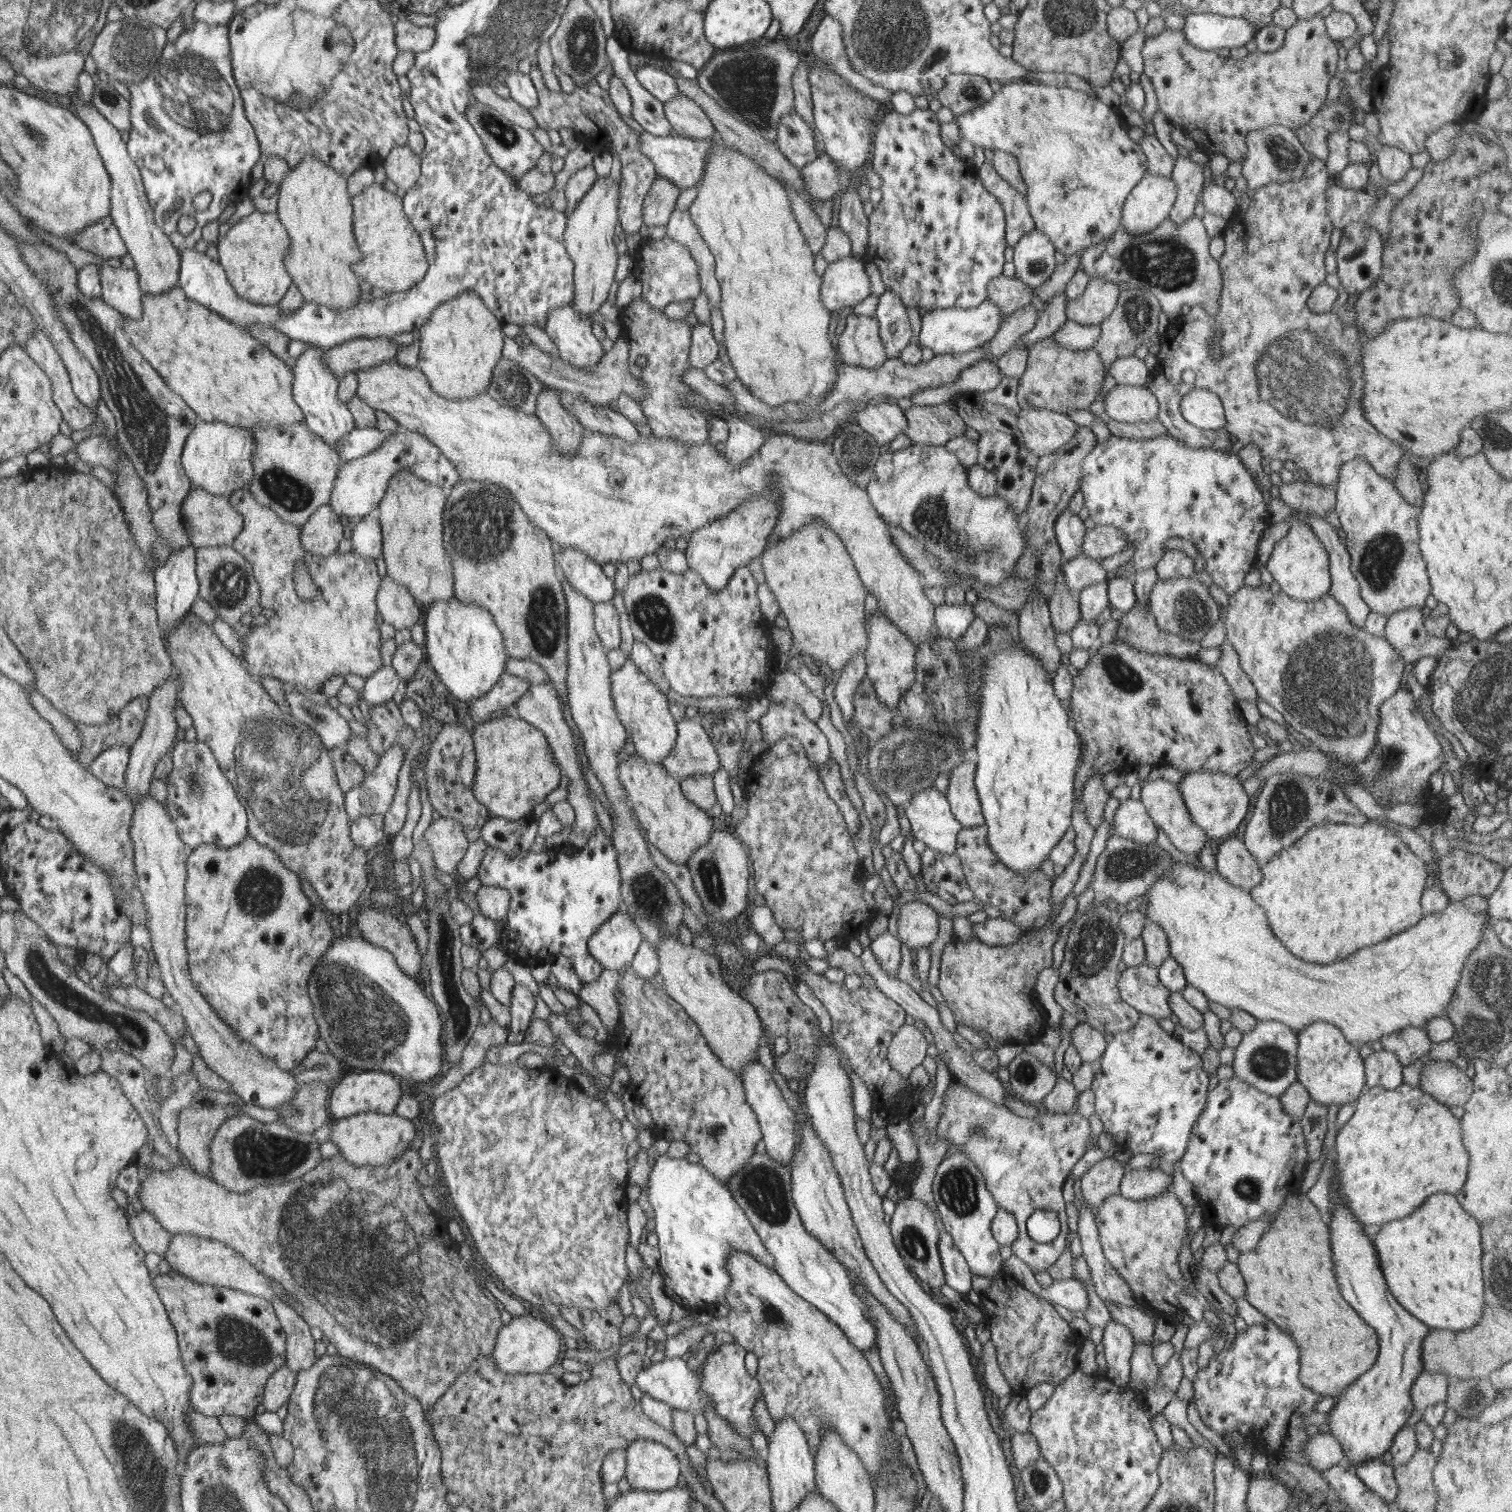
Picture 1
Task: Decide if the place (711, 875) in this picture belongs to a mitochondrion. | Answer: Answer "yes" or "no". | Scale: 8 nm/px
yes

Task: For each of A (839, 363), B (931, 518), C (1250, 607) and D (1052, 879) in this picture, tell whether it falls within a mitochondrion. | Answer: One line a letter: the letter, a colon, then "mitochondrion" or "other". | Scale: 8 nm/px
A: other
B: mitochondrion
C: other
D: other

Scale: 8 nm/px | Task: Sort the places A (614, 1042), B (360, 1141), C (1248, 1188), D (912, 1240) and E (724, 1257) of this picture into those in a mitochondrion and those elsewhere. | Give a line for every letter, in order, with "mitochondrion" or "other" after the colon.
A: other
B: other
C: mitochondrion
D: mitochondrion
E: other

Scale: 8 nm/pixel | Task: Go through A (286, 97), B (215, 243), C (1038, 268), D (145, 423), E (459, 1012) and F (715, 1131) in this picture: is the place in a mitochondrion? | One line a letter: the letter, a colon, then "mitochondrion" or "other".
A: other
B: other
C: mitochondrion
D: mitochondrion
E: mitochondrion
F: mitochondrion

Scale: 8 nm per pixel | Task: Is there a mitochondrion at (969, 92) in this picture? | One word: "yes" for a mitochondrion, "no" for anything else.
yes

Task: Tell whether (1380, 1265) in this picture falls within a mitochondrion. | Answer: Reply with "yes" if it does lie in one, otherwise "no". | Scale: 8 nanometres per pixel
no

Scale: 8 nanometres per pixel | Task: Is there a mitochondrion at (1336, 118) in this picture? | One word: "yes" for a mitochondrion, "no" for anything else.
yes

